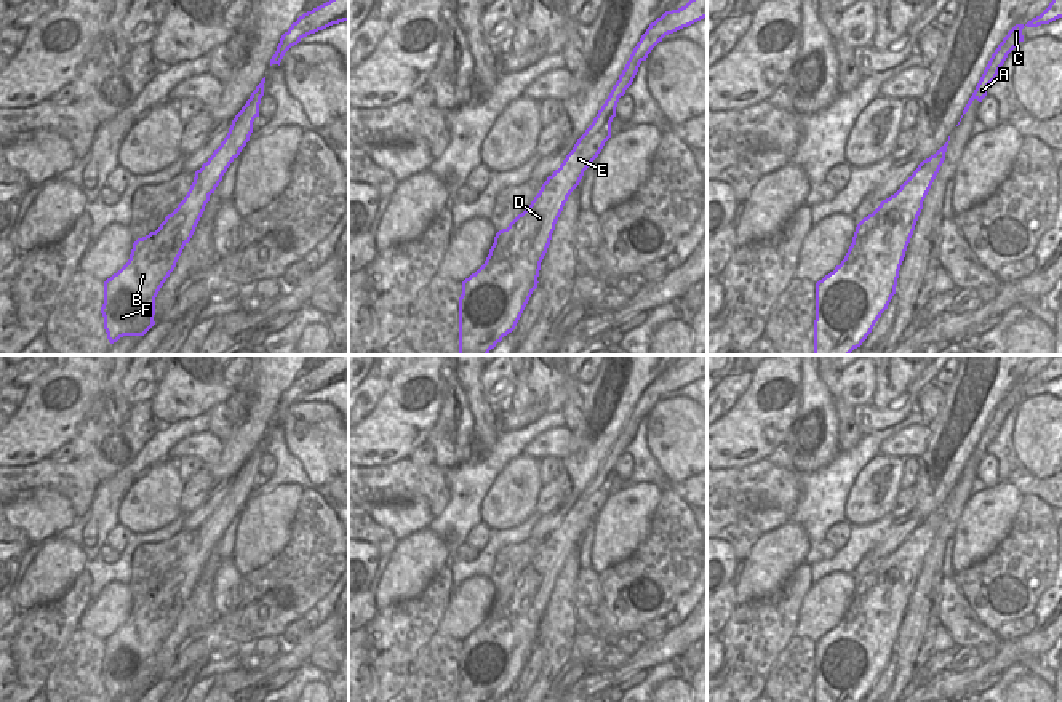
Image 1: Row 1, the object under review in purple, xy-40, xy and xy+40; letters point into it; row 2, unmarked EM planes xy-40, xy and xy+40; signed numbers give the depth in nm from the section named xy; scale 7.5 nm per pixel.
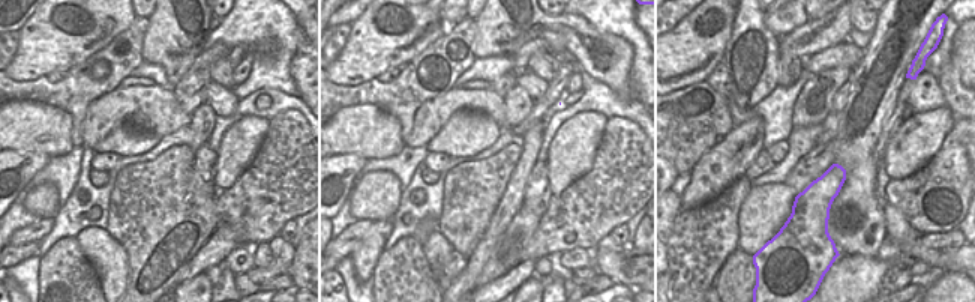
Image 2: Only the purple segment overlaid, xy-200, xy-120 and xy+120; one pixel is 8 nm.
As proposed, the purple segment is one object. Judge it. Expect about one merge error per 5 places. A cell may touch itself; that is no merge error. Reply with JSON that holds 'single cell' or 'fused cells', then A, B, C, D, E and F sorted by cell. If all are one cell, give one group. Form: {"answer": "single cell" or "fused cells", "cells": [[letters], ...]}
{"answer": "single cell", "cells": [["A", "B", "C", "D", "E", "F"]]}

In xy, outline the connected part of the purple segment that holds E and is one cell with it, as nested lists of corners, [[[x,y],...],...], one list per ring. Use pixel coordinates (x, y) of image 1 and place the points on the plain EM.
[[[693,355],[685,365],[665,369],[649,382],[592,483],[560,526],[547,536],[531,563],[507,587],[496,592],[485,622],[462,640],[459,702],[497,702],[515,688],[537,646],[541,620],[563,564],[611,496],[619,456],[632,443],[640,422],[665,393],[704,376],[707,355]]]

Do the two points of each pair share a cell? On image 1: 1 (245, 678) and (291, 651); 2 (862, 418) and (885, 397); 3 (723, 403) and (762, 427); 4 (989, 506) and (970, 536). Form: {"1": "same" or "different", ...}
{"1": "same", "2": "different", "3": "different", "4": "same"}

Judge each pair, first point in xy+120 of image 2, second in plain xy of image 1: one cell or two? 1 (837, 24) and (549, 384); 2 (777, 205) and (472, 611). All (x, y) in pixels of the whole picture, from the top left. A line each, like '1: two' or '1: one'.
1: two
2: one

